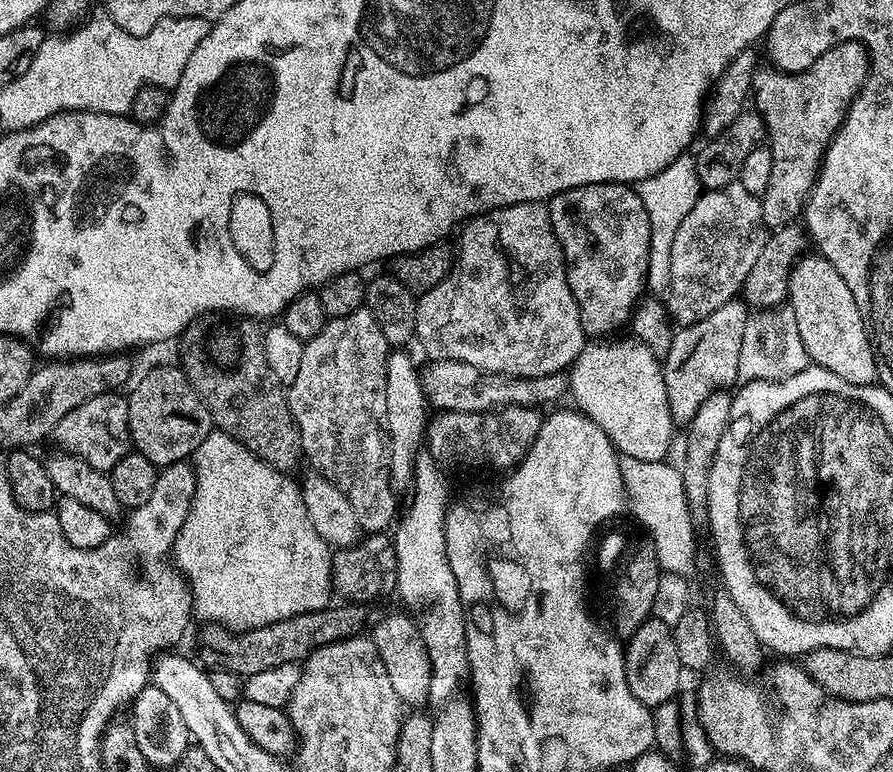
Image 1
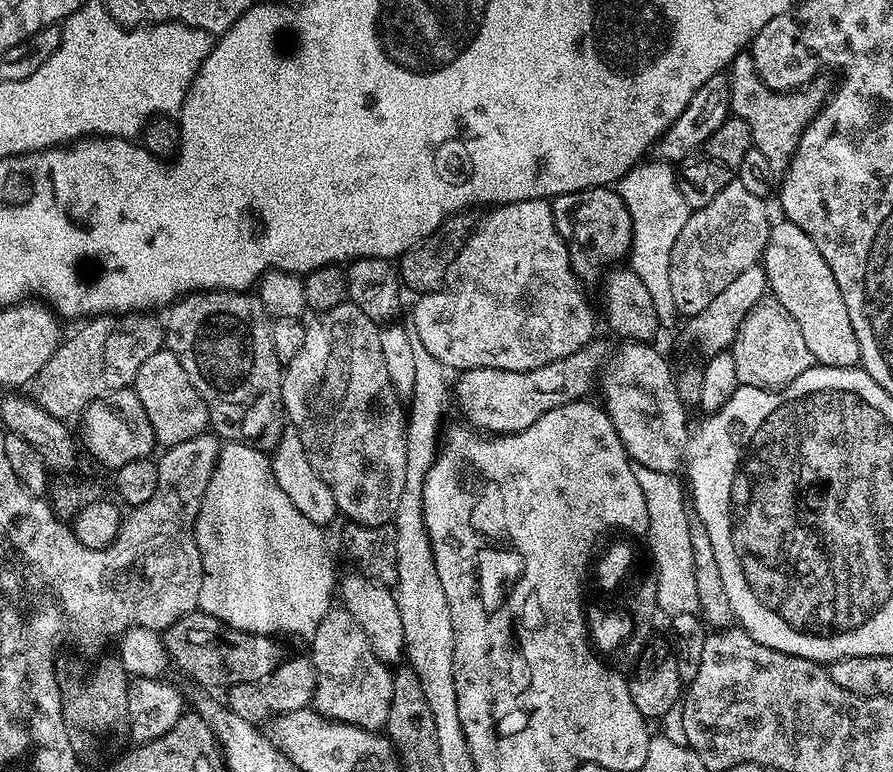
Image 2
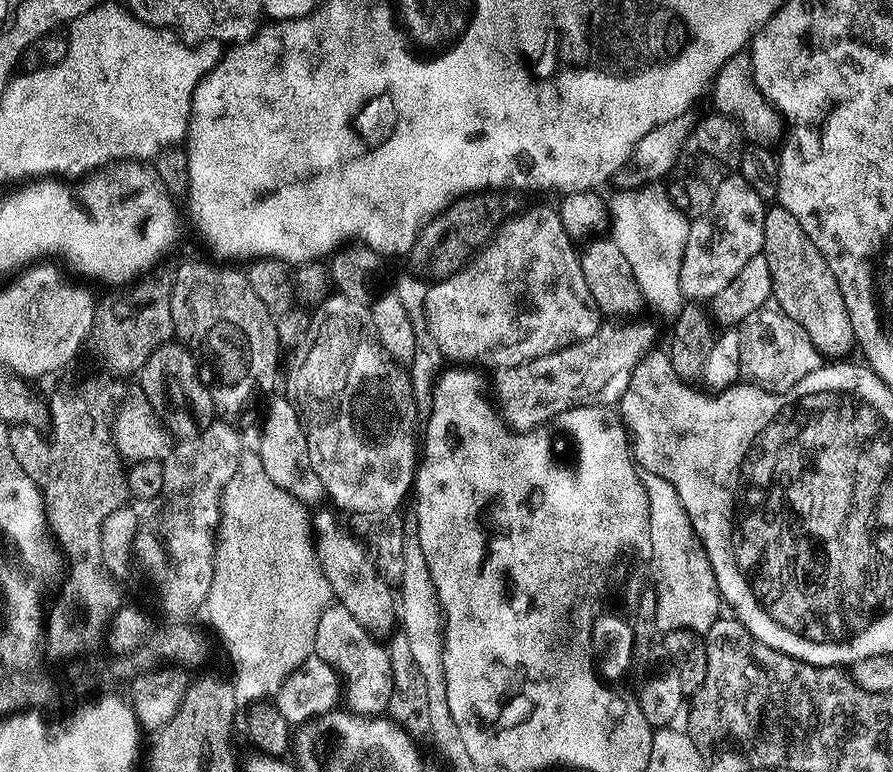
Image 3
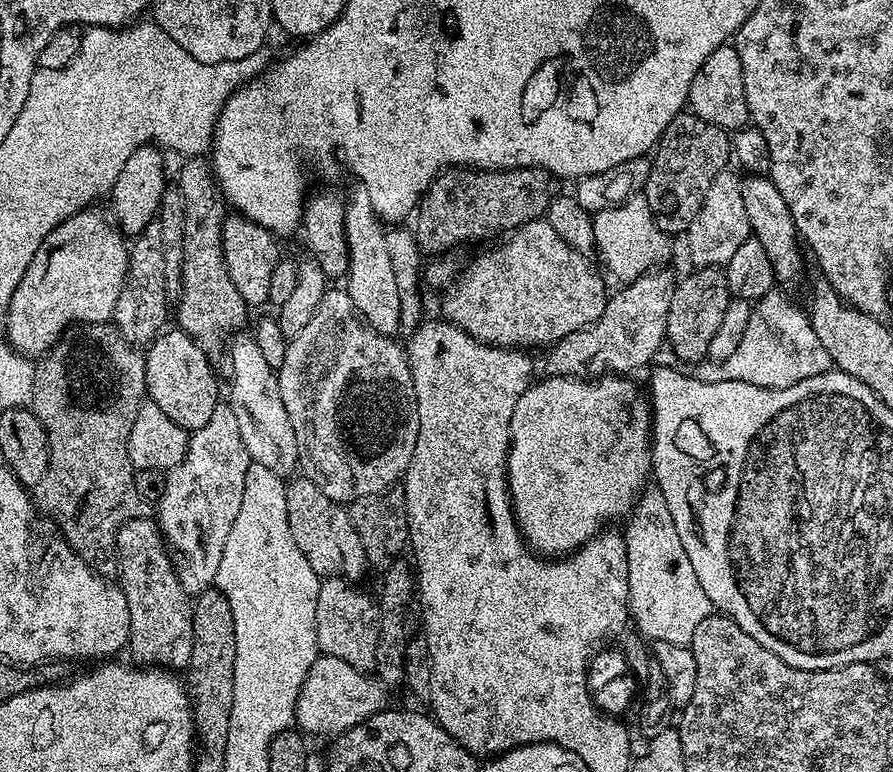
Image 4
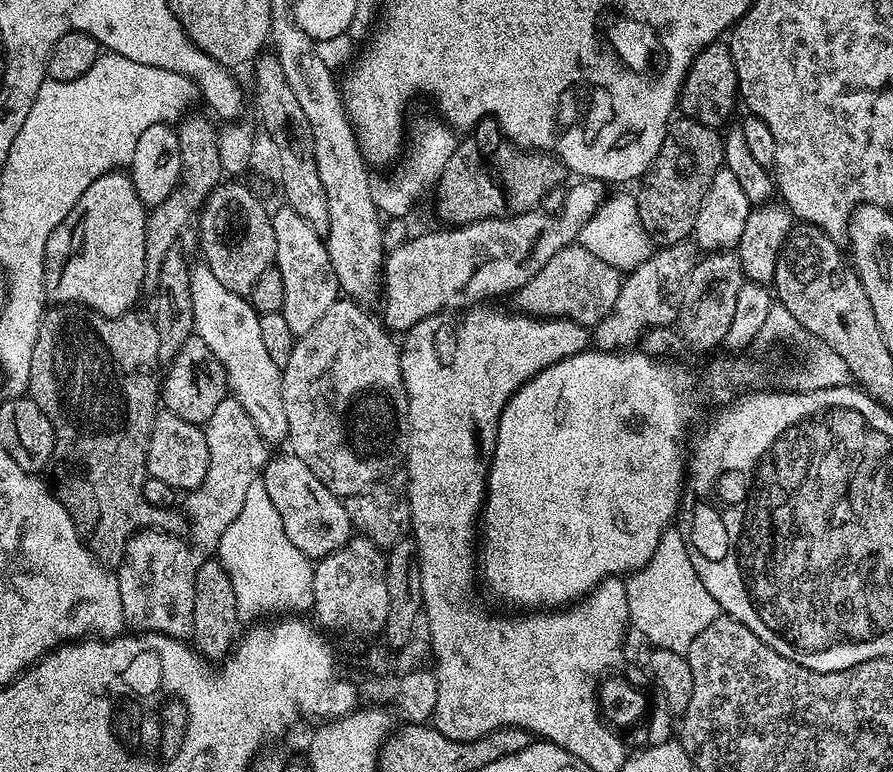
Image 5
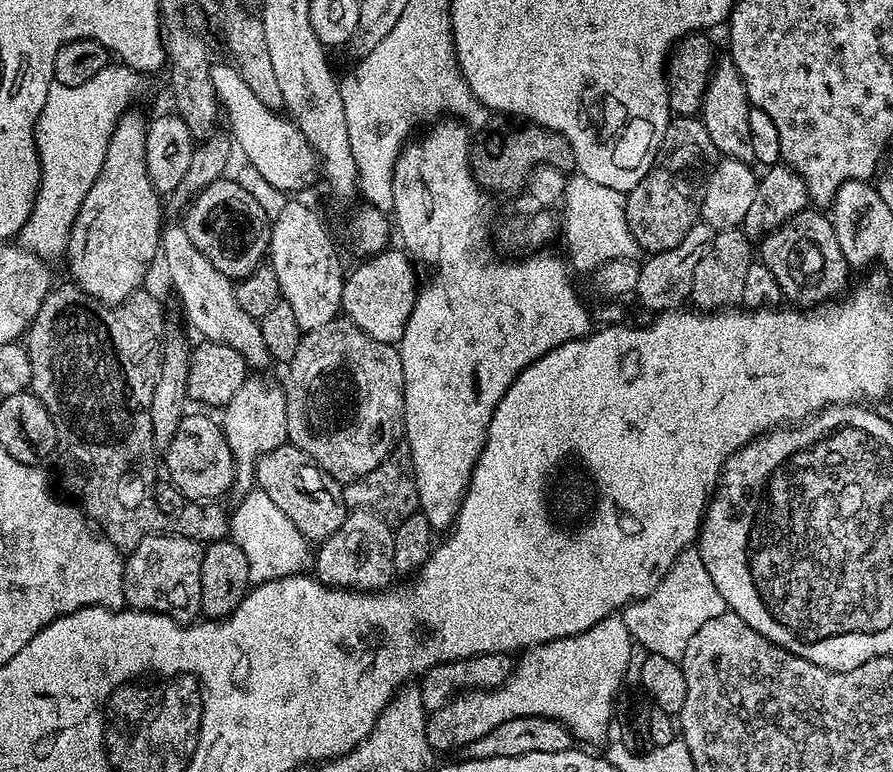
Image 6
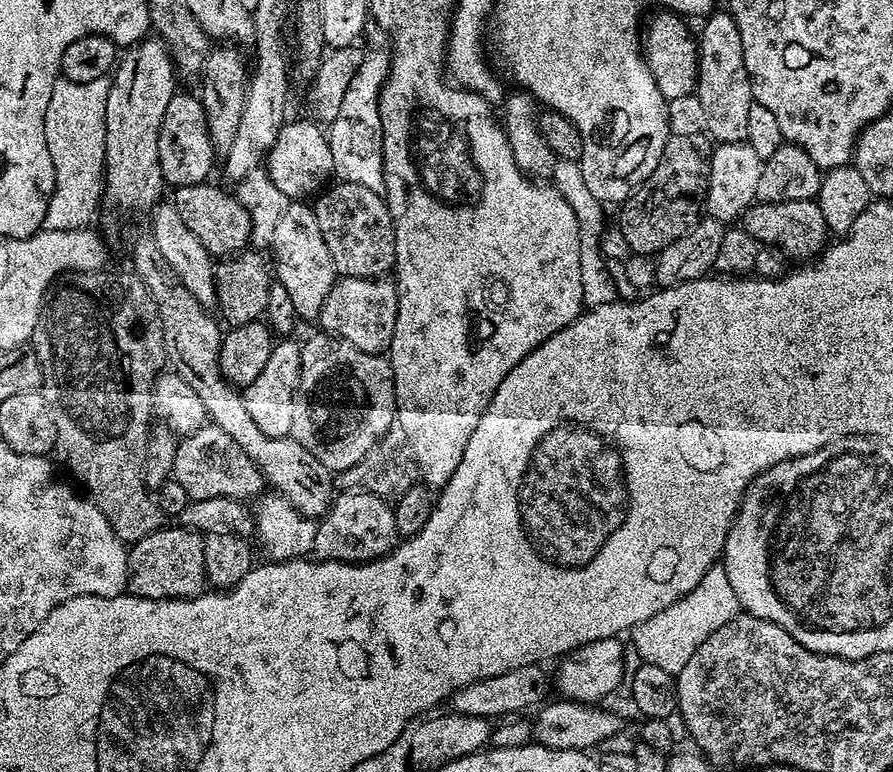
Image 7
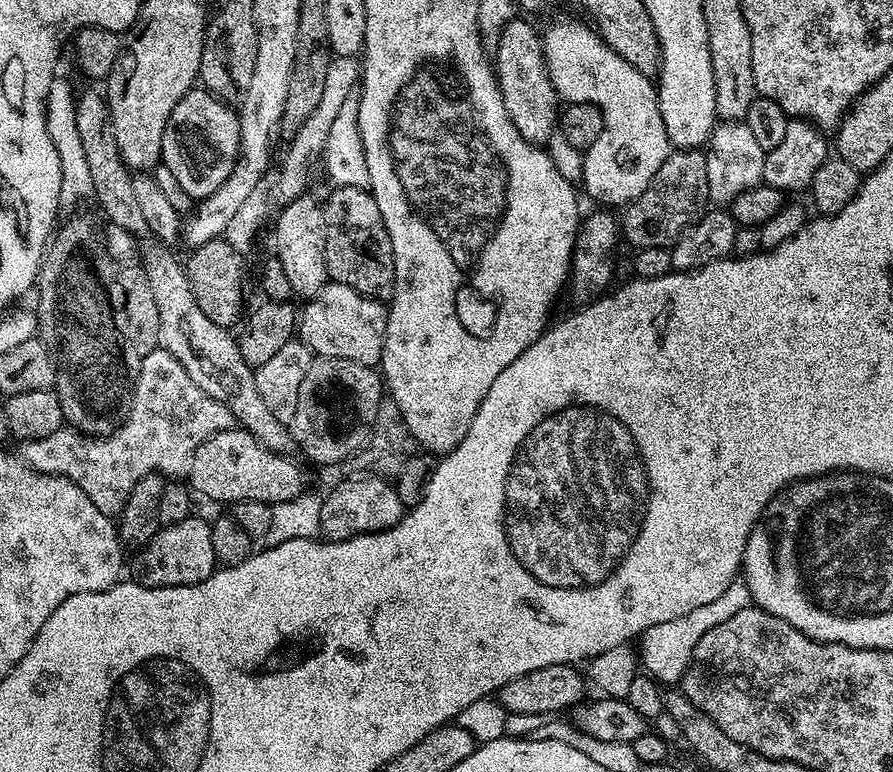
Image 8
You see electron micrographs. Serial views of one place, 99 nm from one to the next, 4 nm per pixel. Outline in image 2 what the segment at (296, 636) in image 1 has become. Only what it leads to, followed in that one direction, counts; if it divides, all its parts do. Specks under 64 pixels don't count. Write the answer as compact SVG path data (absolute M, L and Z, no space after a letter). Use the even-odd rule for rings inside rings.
M199 610L187 612L178 618L178 622L163 629L162 641L174 668L185 672L194 683L204 688L227 690L235 684L260 684L286 659L277 637L239 632L237 628L230 628L218 618Z

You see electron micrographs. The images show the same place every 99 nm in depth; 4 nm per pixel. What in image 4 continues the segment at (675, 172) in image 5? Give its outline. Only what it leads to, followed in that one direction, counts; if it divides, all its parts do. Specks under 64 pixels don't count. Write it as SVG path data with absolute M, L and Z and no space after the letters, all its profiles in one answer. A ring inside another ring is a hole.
M691 110L679 112L660 135L660 142L656 145L650 160L652 169L642 193L648 199L656 225L669 234L687 233L690 222L694 222L694 218L698 218L698 210L702 210L705 188L718 173L729 167L732 159L732 136L729 133L710 122L702 122L702 118L698 118Z

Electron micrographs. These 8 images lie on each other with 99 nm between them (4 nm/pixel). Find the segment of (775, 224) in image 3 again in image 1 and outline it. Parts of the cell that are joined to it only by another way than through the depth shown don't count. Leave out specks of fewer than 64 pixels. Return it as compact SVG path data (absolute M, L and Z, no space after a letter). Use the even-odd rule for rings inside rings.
M819 254L801 255L788 276L787 303L792 308L803 345L811 363L837 374L852 385L868 385L877 381L877 366L872 343L864 325L858 302L850 294L850 286L842 274Z

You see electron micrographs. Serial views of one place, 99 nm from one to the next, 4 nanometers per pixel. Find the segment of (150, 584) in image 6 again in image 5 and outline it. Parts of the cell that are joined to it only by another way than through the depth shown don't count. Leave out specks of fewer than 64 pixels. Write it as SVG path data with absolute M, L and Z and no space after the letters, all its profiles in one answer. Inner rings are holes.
M145 530L135 532L129 538L124 547L124 557L115 569L115 574L118 578L118 590L122 594L124 622L133 633L157 632L183 641L191 637L194 622L194 578L198 567L198 560L192 557L191 550L193 551L187 539L171 532Z

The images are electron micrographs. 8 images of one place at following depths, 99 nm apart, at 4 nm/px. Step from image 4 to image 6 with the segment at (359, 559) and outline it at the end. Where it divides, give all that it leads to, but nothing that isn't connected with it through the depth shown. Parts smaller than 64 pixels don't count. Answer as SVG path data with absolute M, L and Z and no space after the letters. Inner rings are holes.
M290 443L278 446L256 457L255 487L262 489L294 522L294 526L310 542L323 542L342 526L349 508L344 504L344 490L340 481L317 466L307 454Z

